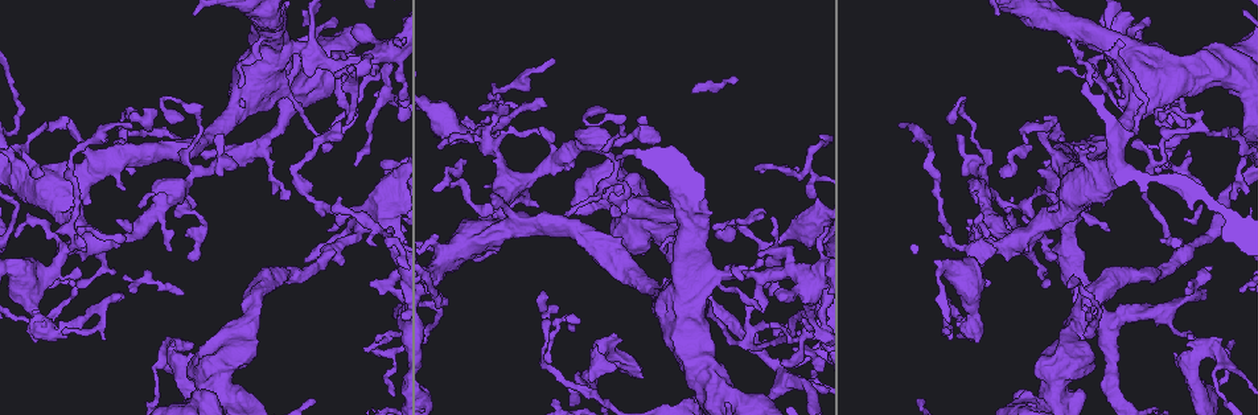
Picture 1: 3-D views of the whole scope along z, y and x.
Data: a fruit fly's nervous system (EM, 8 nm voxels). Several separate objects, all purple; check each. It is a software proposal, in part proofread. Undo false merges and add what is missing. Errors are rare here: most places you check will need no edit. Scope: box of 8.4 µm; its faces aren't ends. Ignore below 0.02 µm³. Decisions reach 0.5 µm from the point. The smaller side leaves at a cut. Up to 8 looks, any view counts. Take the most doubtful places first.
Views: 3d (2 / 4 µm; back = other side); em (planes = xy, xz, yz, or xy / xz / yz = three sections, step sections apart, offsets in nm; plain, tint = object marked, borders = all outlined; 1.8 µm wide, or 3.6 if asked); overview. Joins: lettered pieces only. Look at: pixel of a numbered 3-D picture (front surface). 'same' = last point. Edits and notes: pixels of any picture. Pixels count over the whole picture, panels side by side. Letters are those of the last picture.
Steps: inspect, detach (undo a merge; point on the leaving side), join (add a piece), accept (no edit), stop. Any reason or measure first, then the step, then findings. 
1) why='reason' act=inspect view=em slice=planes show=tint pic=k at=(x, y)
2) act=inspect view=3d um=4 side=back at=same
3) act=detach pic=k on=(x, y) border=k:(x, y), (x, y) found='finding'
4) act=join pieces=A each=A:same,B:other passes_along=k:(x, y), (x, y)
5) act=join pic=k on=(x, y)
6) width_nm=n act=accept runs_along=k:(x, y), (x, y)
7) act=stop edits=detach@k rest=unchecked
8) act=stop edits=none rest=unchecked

why='calibre changes' act=inspect view=em slice=xz step=16 show=borders pic=1 at=(71, 327)

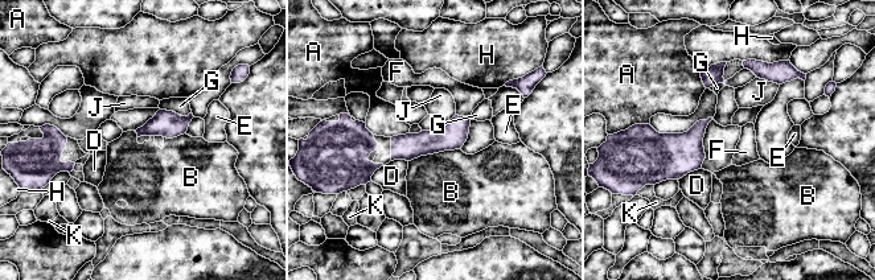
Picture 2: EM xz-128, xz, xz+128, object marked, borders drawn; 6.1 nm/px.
act=inspect view=em slice=planes show=borders at=same

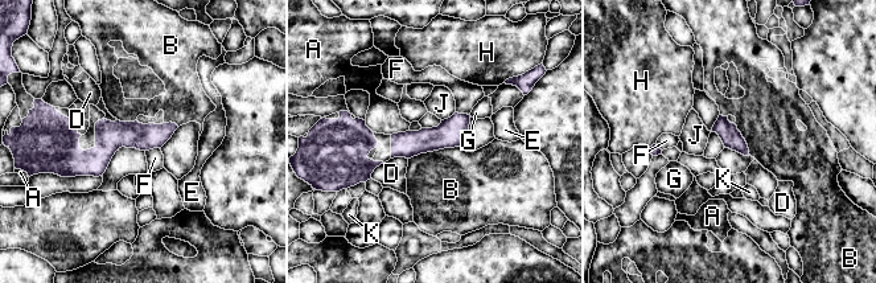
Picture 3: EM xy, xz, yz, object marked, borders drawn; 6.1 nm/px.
longest_contact=B:340nm act=accept each=A:other,B:other,D:other,E:other,F:other,G:other,H:other,J:other,K:other border=3:(460, 146), (420, 152), (408, 159) found='continuous, no second neuron'

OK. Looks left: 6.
why='sharp bend' act=inspect view=em slice=xy step=16 show=tint pic=1 at=(807, 318)

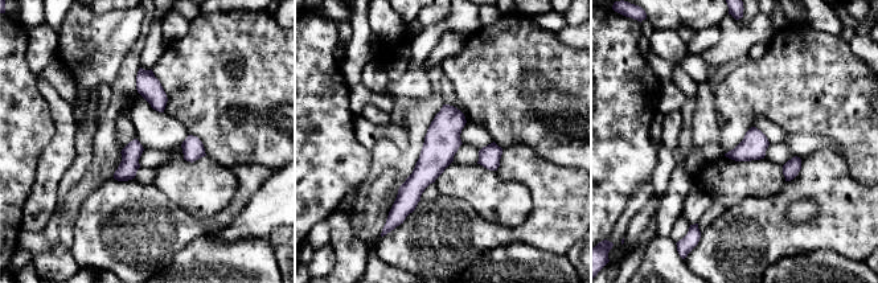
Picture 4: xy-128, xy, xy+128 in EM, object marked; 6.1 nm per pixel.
why='another direction' act=inspect view=em slice=planes show=tint at=same

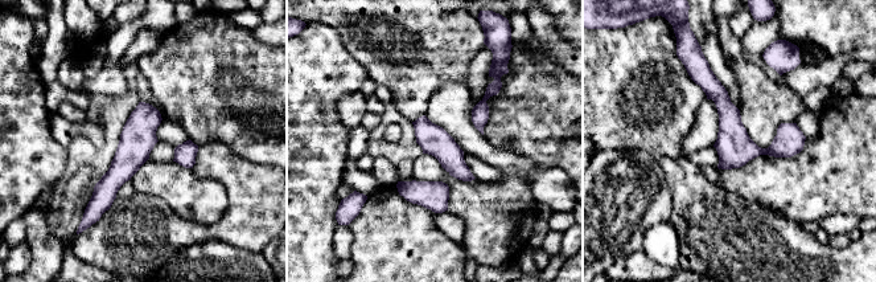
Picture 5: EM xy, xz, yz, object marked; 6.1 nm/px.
act=inspect view=em slice=planes show=borders at=same

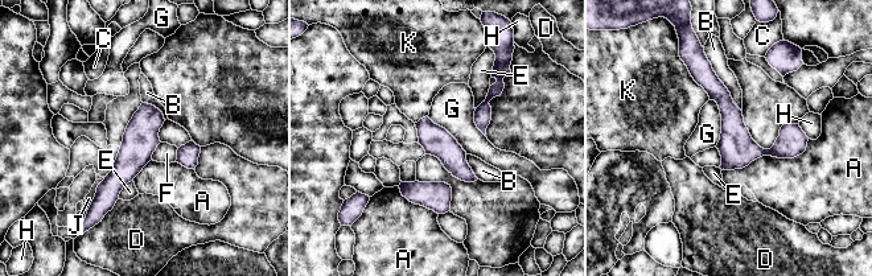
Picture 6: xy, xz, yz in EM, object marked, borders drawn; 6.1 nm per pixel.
longest_contact=A:550nm act=accept each=A:other,B:other,C:other,D:other,E:other,F:other,G:other,H:other,J:other,K:other runs_along=6:(706, 65), (756, 152), (802, 147) found='one neuron here'

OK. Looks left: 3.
why='abrupt turn' act=inspect view=em um=3.6 slice=yz step=4 show=tint pic=1 at=(1070, 206)

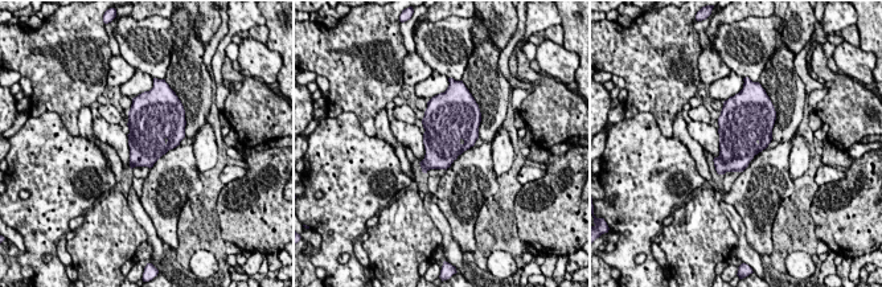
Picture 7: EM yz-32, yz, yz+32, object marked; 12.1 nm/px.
act=inspect view=em um=3.6 slice=planes show=borders at=same

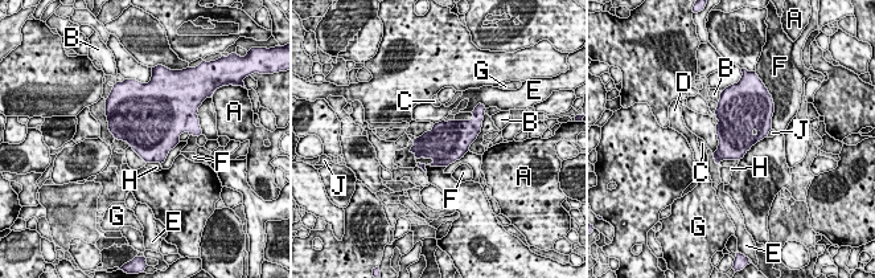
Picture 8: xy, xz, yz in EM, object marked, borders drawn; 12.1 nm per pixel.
act=accept each=A:other,B:other,C:other,D:other,E:other,F:other,G:other,H:other,J:other found='all the same neuron'

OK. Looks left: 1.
act=stop edits=none rest=unchecked

